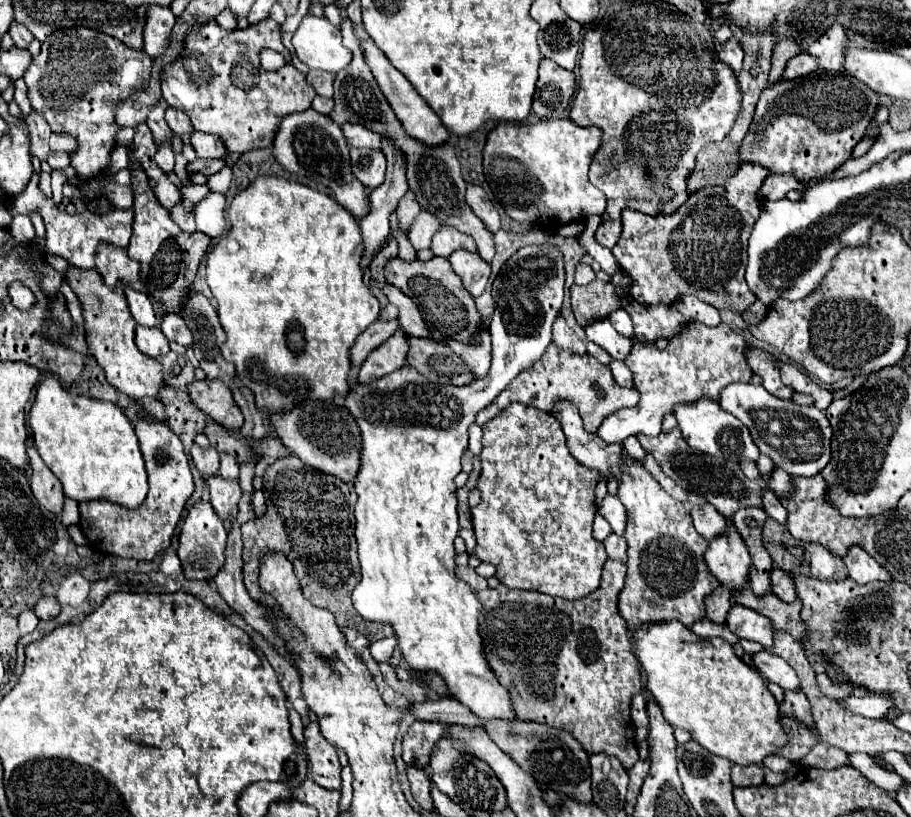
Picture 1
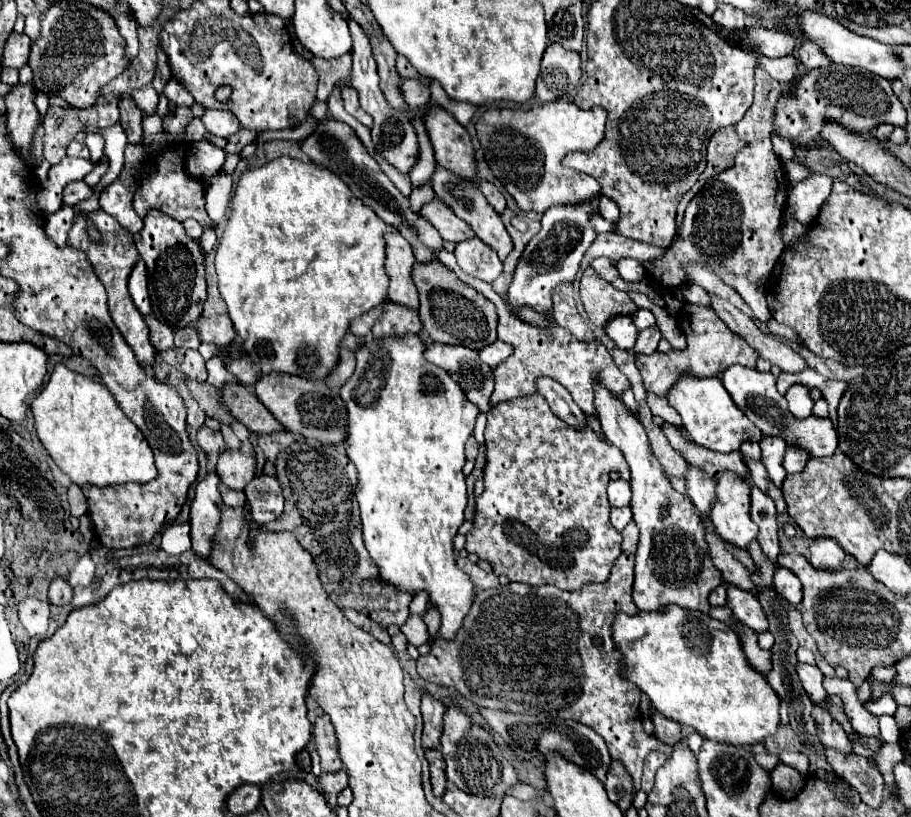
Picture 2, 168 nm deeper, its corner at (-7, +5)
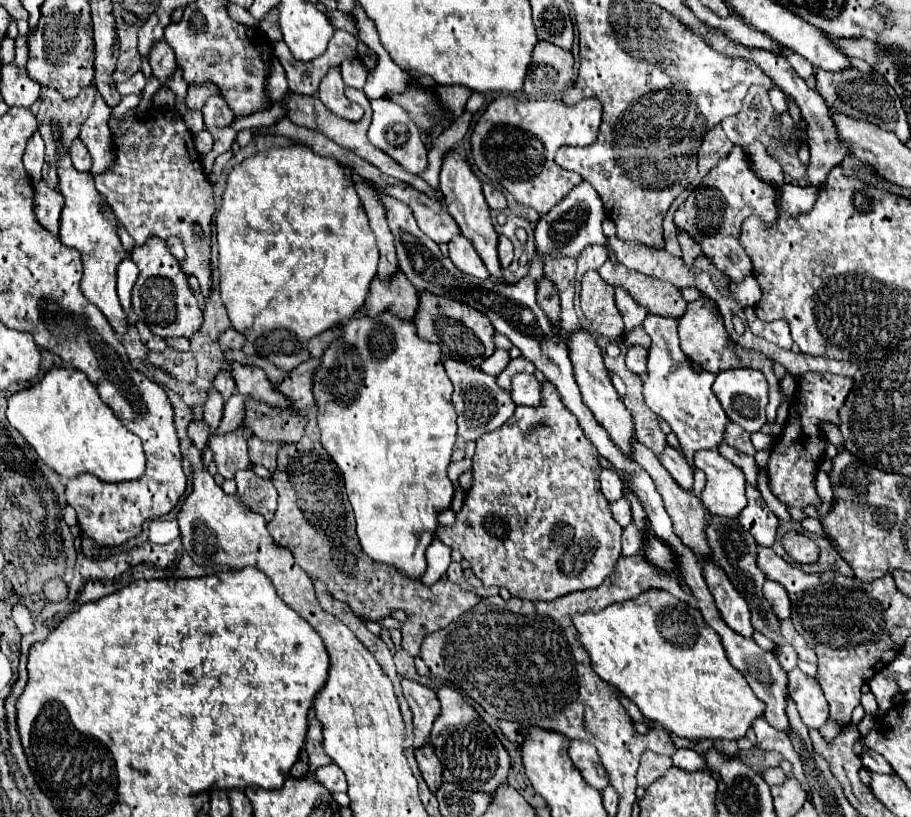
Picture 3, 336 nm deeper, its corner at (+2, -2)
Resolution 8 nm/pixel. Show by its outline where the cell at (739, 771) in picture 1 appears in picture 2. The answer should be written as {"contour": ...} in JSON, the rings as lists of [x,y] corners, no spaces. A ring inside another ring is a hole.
{"contour":[[[763,753],[763,755],[755,755],[755,759],[757,759],[757,763],[765,769],[765,771],[773,771],[775,769],[775,765],[779,763],[779,757],[777,755],[769,755],[769,753]]]}

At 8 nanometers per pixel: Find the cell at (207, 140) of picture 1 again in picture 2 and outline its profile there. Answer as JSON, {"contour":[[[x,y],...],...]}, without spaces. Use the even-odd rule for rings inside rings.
{"contour":[[[205,111],[201,121],[203,121],[207,133],[217,135],[217,137],[231,137],[233,133],[237,133],[241,129],[237,119],[229,111]]]}

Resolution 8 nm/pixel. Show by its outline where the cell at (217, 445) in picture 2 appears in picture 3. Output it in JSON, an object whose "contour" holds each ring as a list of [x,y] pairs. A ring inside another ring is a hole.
{"contour":[[[194,420],[188,426],[188,436],[192,438],[194,446],[198,446],[200,450],[204,450],[204,446],[208,444],[208,438],[210,438],[210,428],[208,428],[208,424],[204,420],[200,420],[200,422]]]}

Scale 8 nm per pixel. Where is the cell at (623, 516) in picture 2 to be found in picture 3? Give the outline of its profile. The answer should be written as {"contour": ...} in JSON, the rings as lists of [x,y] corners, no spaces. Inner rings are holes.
{"contour":[[[620,498],[616,502],[612,502],[612,514],[616,518],[616,522],[624,528],[632,522],[632,508],[630,508],[630,502],[626,498]]]}

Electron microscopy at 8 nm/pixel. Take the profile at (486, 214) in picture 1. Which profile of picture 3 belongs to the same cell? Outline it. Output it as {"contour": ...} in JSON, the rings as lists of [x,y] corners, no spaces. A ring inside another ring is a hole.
{"contour":[[[484,184],[484,196],[486,196],[486,202],[492,210],[506,210],[508,208],[506,196],[502,194],[502,190],[494,188],[492,184]]]}

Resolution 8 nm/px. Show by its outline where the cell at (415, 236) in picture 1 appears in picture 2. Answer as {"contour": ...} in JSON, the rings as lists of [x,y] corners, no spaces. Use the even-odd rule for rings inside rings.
{"contour":[[[281,157],[281,159],[275,159],[263,167],[251,169],[241,175],[235,195],[233,195],[233,203],[231,203],[231,217],[225,227],[221,245],[217,247],[215,271],[219,277],[219,293],[227,303],[227,311],[233,321],[233,327],[235,327],[237,335],[241,337],[243,349],[247,351],[249,359],[259,367],[259,373],[263,373],[263,375],[287,373],[287,375],[297,375],[297,377],[303,377],[309,381],[325,381],[329,377],[329,373],[339,363],[339,343],[345,337],[345,333],[349,331],[351,319],[385,303],[389,279],[383,271],[383,263],[385,263],[385,233],[389,233],[389,231],[397,231],[397,229],[393,225],[383,223],[369,207],[365,207],[363,201],[357,199],[349,191],[349,187],[345,183],[341,183],[341,179],[337,179],[337,175],[333,175],[331,171],[319,169],[313,163],[301,163],[301,161],[295,161],[289,157]]]}

